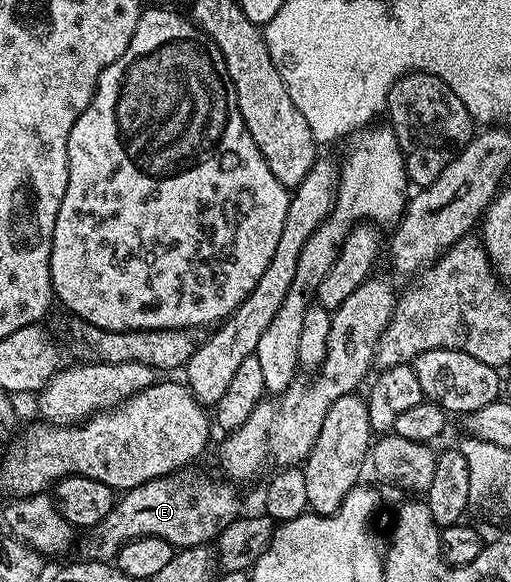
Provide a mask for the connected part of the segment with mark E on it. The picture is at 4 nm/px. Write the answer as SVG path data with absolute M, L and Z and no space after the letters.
M193 471L156 477L139 487L124 490L116 498L113 510L84 530L85 538L76 542L80 560L116 562L121 546L136 537L158 537L178 550L216 542L217 536L239 515L237 493L233 490L236 488L228 480L212 481L201 473L189 472Z

